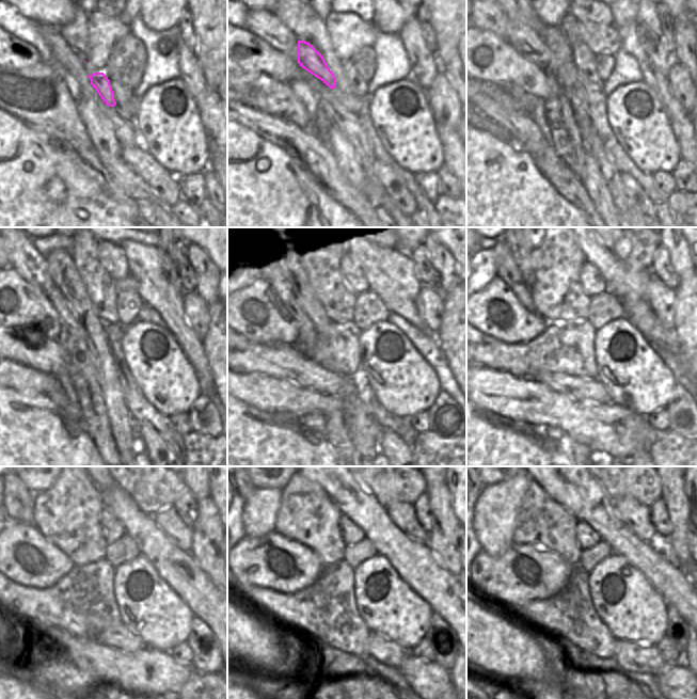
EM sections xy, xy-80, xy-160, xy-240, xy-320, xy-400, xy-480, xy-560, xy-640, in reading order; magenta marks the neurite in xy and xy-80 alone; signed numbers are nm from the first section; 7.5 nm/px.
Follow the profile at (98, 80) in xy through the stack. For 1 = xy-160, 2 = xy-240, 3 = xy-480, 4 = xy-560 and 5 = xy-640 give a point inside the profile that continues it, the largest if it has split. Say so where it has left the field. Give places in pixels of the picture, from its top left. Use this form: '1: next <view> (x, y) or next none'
1: next xy-160 (527, 42)
2: next xy-240 (31, 266)
3: next none
4: next none
5: next none

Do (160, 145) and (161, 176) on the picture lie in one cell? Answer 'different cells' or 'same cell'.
different cells

